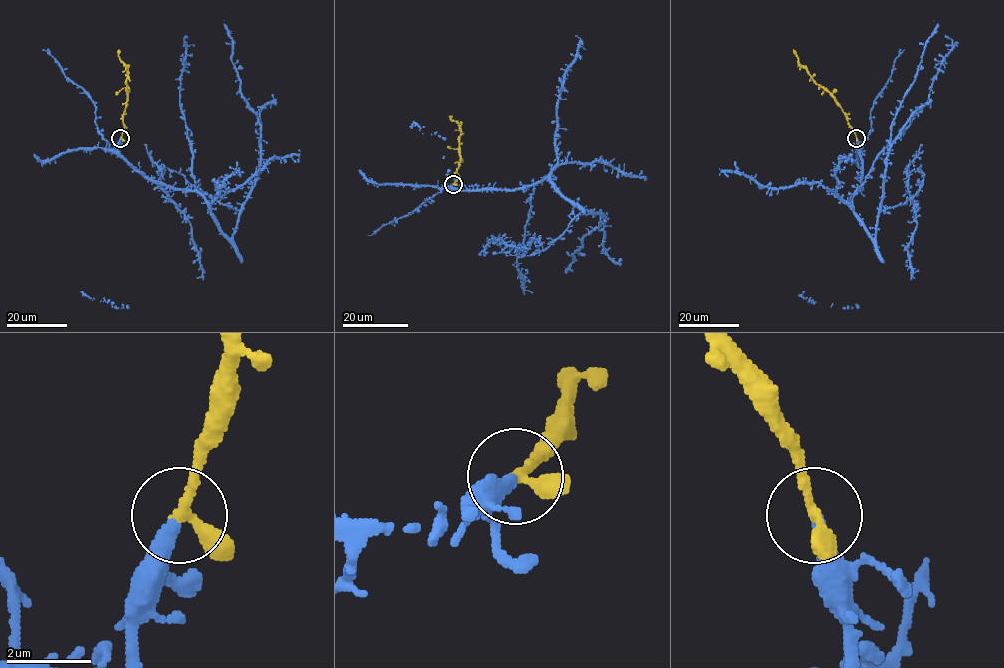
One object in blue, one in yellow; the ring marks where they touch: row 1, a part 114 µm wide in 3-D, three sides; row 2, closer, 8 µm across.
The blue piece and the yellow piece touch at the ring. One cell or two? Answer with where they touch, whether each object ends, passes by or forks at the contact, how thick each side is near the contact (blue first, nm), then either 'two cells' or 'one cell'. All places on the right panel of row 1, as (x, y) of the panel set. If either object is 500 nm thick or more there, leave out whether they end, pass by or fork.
at (856, 138); blue ends there; yellow passes by; 340 nm thick on the blue side, 240 nm on the other; one cell

